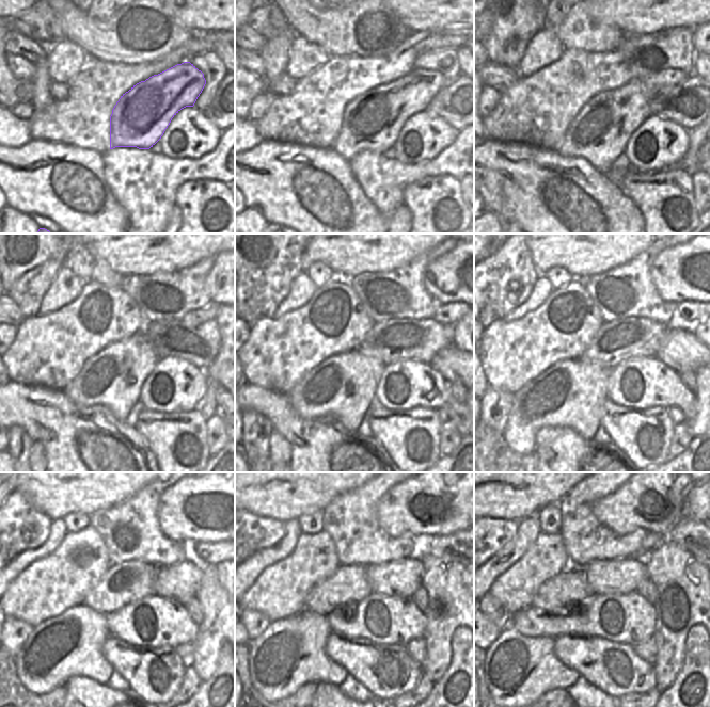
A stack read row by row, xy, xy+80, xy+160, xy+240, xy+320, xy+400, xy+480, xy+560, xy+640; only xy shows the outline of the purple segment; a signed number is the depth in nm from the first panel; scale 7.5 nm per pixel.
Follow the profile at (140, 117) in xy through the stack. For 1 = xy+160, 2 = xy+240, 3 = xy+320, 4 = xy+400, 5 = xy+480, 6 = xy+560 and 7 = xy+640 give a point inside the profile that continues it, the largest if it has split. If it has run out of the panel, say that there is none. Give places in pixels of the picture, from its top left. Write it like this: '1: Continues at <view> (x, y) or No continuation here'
1: Continues at xy+160 (599, 133)
2: Continues at xy+240 (113, 378)
3: Continues at xy+320 (343, 386)
4: Continues at xy+400 (571, 394)
5: Continues at xy+480 (69, 644)
6: Continues at xy+560 (290, 654)
7: Continues at xy+640 (518, 670)

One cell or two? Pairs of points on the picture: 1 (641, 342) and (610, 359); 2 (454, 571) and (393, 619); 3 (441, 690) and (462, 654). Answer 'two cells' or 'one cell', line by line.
1: one cell
2: two cells
3: one cell

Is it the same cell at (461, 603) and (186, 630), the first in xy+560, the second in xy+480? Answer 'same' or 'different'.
different

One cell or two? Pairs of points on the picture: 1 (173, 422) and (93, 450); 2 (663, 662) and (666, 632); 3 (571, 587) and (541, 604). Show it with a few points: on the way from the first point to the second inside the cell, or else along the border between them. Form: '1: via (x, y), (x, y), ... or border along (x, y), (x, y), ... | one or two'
1: border along (135, 427), (154, 455) | two
2: via (669, 655), (669, 640) | one
3: via (564, 589), (549, 599) | one

